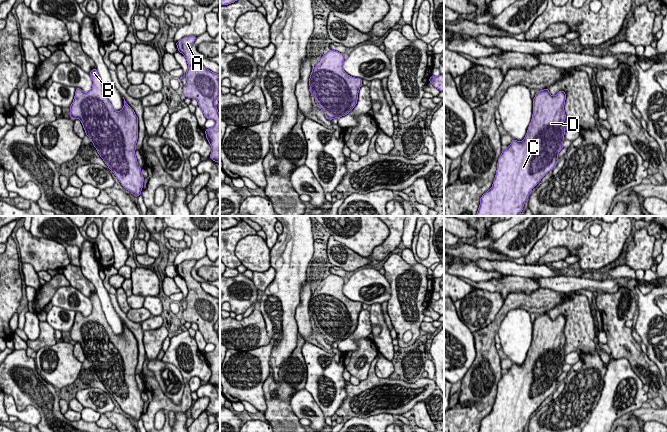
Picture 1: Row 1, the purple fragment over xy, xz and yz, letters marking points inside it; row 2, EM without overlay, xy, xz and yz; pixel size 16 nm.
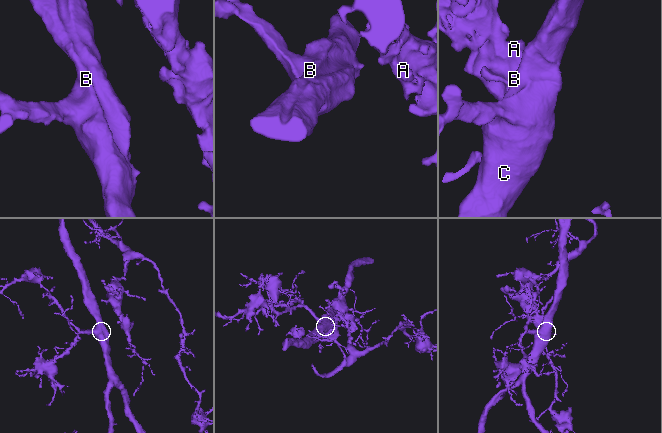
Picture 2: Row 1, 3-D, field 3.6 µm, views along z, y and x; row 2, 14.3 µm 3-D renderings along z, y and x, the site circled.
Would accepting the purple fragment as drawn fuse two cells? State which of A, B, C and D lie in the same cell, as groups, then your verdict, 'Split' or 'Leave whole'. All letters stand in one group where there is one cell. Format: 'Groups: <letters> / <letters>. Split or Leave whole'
Groups: A B C D. Leave whole

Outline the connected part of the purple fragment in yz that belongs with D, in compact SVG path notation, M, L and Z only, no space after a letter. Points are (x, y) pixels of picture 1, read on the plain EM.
M549 313L537 315L533 323L533 338L526 360L519 366L512 363L507 373L502 373L492 411L480 422L479 432L523 432L531 414L558 387L558 377L563 372L566 356L564 329L566 318L559 315L552 320Z

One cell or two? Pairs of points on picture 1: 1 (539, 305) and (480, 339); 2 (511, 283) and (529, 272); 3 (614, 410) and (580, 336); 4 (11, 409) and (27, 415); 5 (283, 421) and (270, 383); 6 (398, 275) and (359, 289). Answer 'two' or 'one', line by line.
1: one
2: two
3: two
4: one
5: one
6: two

